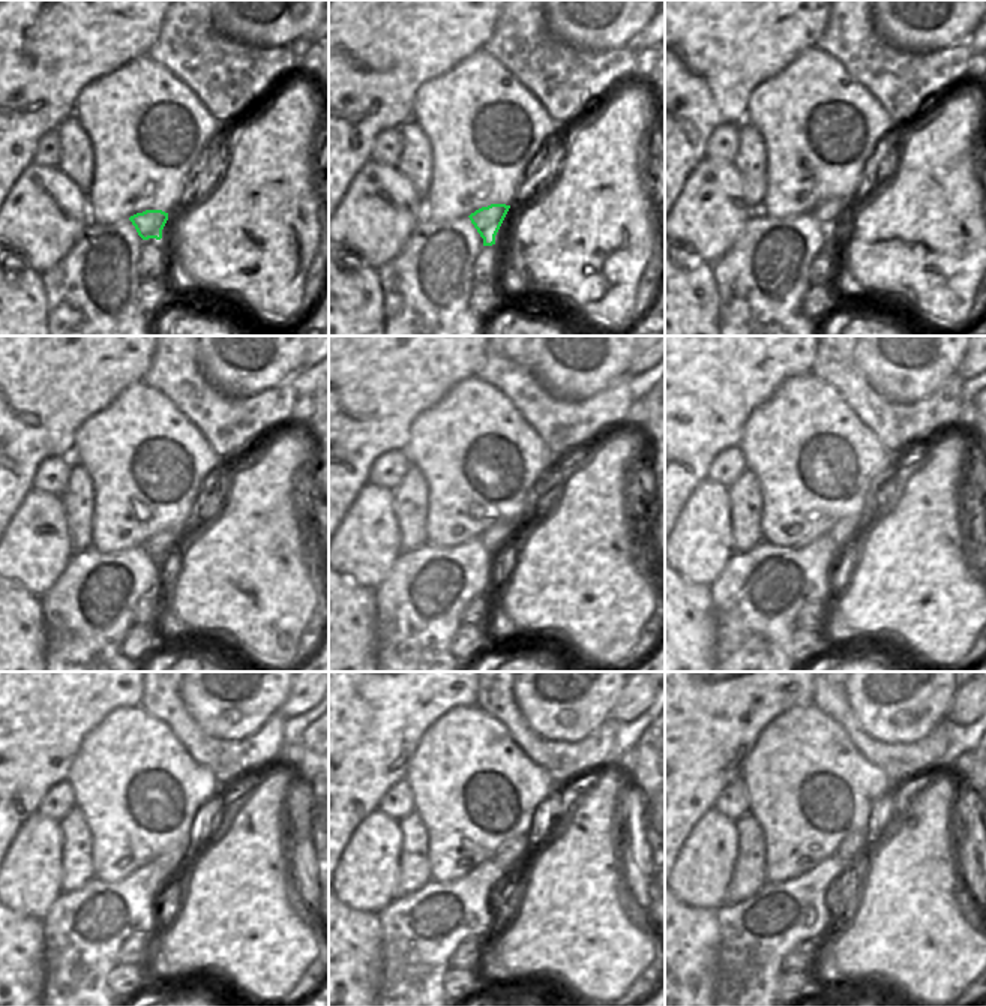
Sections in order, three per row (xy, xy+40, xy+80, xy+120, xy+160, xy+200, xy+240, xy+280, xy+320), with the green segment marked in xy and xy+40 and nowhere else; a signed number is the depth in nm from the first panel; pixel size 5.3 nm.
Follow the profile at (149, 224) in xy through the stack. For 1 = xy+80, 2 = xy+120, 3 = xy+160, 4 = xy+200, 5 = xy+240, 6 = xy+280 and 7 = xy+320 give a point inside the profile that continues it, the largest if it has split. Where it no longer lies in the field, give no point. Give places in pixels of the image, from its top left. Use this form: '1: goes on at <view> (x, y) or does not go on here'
1: goes on at xy+80 (829, 212)
2: goes on at xy+120 (159, 544)
3: goes on at xy+160 (502, 532)
4: goes on at xy+200 (842, 529)
5: goes on at xy+240 (168, 861)
6: goes on at xy+280 (508, 859)
7: goes on at xy+320 (847, 856)

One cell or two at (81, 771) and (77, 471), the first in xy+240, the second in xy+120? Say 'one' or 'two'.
two

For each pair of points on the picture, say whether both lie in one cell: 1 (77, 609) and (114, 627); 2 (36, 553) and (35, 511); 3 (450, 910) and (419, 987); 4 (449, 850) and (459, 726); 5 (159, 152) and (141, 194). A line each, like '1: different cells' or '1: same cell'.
1: same cell
2: same cell
3: same cell
4: same cell
5: same cell

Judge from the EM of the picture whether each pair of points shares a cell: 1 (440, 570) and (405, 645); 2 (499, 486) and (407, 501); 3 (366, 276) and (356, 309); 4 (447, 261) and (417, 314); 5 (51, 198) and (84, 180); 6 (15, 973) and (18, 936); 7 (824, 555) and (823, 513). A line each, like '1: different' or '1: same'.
1: same
2: different
3: same
4: same
5: different
6: same
7: different

